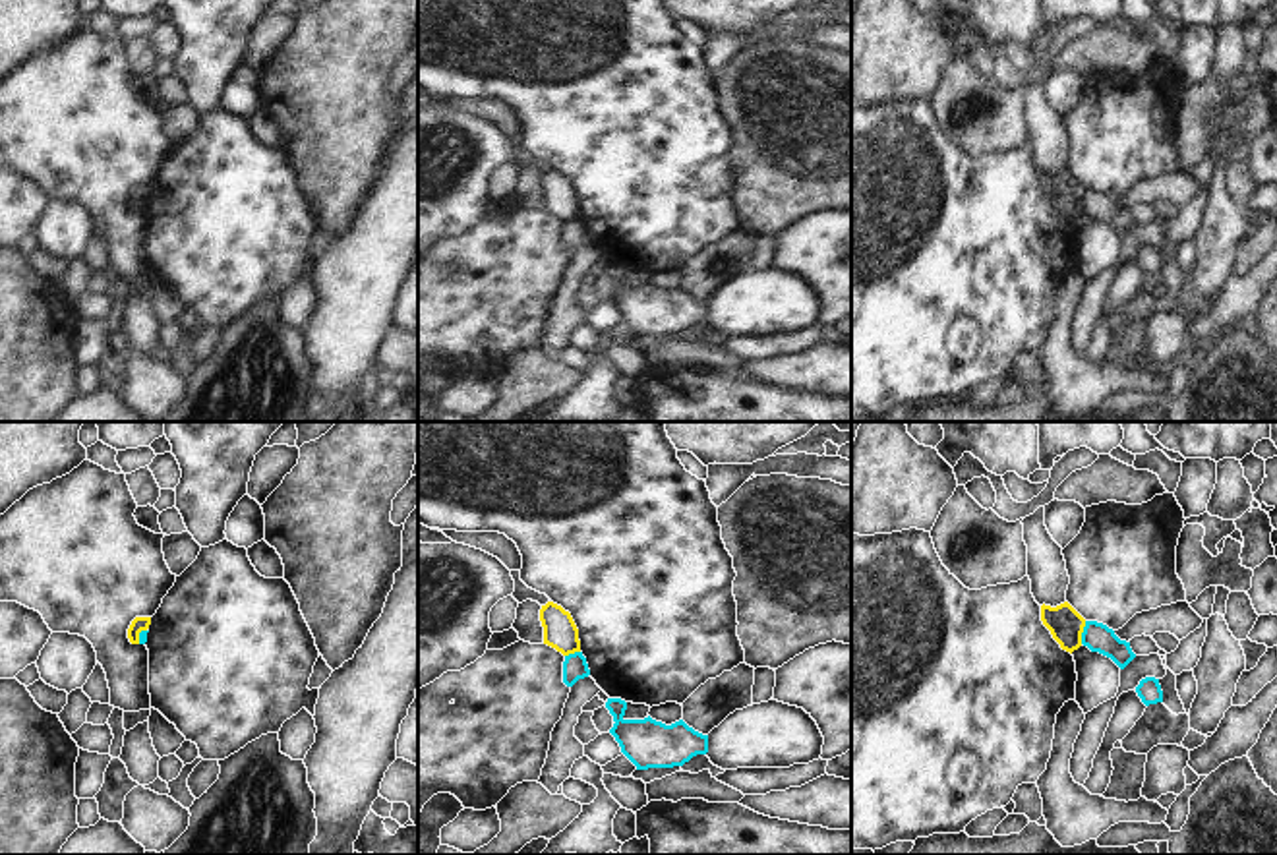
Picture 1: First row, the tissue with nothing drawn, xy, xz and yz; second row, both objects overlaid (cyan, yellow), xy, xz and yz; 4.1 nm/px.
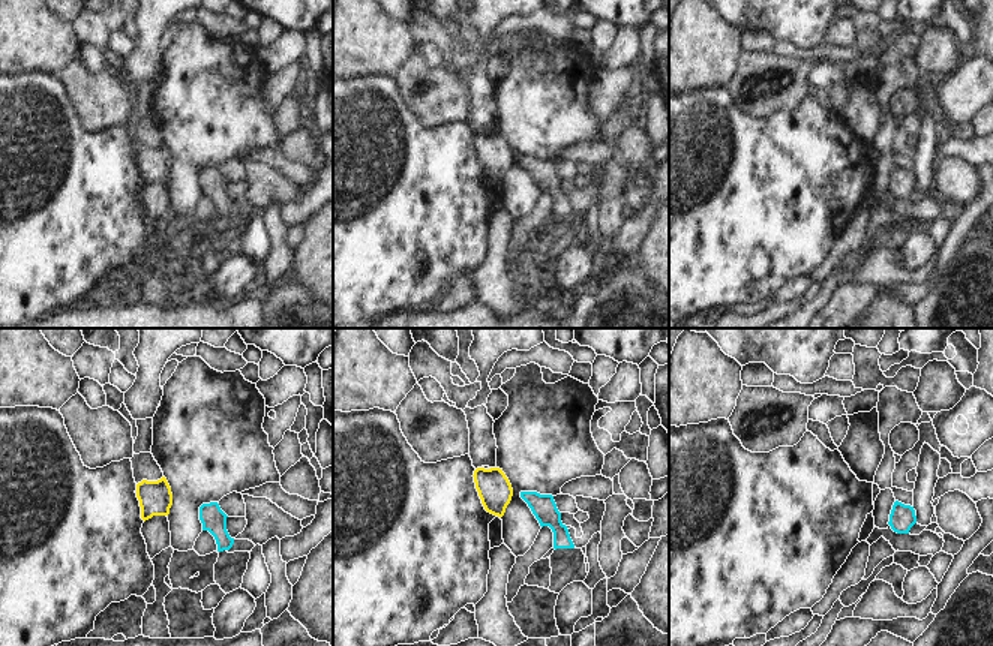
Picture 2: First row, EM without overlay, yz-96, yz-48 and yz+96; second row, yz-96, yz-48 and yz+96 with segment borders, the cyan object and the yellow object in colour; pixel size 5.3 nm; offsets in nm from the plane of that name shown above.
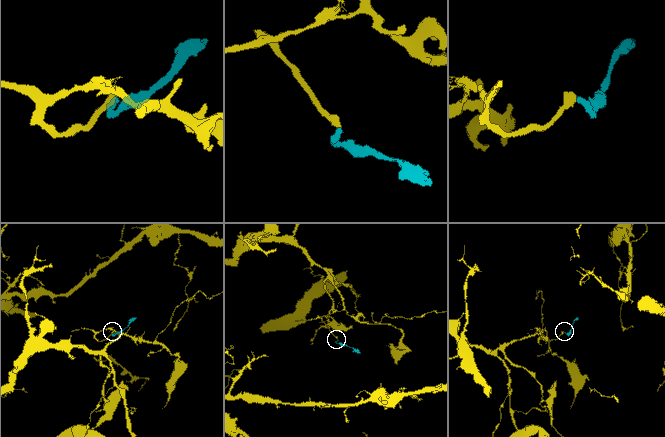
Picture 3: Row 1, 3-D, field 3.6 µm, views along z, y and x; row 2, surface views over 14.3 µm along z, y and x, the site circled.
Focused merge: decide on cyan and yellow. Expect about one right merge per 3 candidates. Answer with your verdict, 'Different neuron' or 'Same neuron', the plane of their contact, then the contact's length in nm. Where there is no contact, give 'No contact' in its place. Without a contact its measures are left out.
Different neuron. Touches cyan in yz. Shared border 100 nm.

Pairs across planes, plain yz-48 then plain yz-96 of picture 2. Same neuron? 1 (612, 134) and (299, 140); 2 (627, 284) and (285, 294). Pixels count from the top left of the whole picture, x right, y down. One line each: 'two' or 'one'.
1: two
2: one

